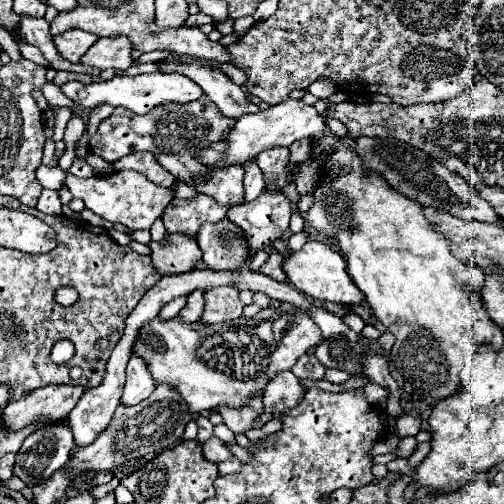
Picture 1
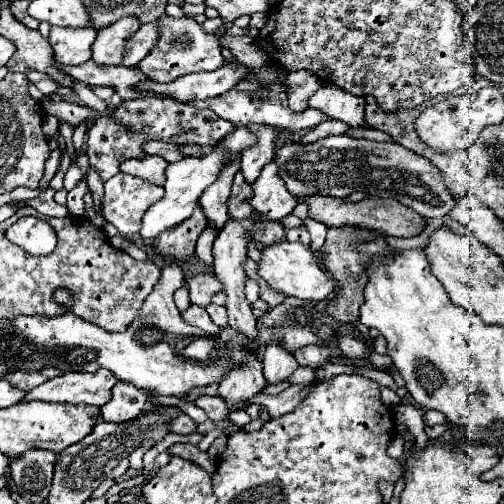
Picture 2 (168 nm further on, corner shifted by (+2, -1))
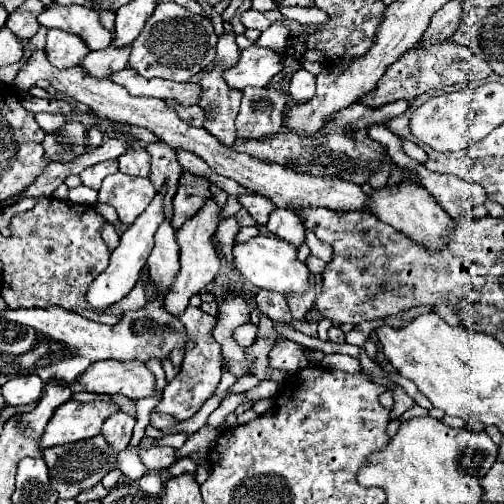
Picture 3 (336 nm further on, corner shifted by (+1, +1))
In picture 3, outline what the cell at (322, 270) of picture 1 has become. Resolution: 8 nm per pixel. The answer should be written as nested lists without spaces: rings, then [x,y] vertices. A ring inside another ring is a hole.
[[[255,236],[245,244],[235,242],[233,260],[235,260],[237,268],[241,270],[241,274],[245,276],[245,280],[249,280],[251,284],[255,284],[259,288],[265,288],[271,292],[281,292],[281,294],[291,294],[291,292],[305,294],[311,286],[309,270],[303,262],[297,260],[295,246],[277,236]]]

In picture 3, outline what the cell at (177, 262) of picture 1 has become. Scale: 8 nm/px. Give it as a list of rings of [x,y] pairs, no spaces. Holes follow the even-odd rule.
[[[183,172],[183,176],[179,178],[179,184],[177,184],[177,194],[173,198],[171,226],[175,230],[179,230],[185,224],[185,220],[193,218],[205,206],[207,198],[211,196],[209,186],[211,184],[207,178]]]

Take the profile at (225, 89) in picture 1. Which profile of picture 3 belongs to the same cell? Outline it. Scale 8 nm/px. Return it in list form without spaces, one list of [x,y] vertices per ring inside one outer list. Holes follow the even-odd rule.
[[[175,2],[157,4],[139,38],[133,42],[129,66],[143,78],[167,78],[173,82],[189,82],[205,64],[217,56],[217,34],[207,18],[191,14]]]

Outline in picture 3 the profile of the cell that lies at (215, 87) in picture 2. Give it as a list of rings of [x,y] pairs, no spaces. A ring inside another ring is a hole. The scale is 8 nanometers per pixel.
[[[249,46],[241,50],[241,58],[235,66],[223,72],[227,86],[243,90],[247,86],[267,86],[269,80],[283,68],[281,56],[273,50]]]

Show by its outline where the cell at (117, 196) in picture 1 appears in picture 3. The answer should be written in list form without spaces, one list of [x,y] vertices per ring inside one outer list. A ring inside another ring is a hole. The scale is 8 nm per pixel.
[[[111,174],[101,184],[99,202],[113,206],[119,214],[119,220],[129,226],[149,206],[155,192],[157,190],[149,178]]]

